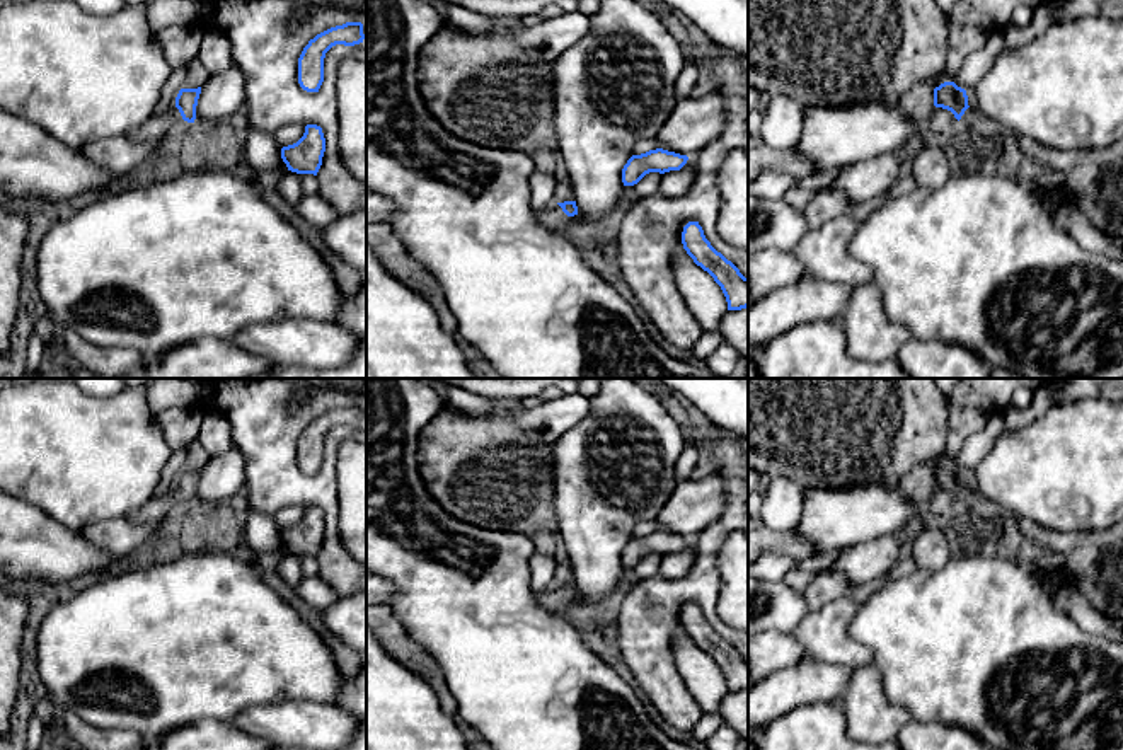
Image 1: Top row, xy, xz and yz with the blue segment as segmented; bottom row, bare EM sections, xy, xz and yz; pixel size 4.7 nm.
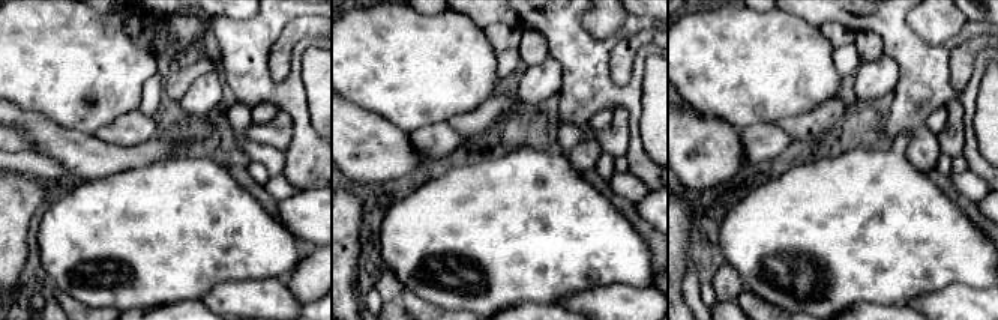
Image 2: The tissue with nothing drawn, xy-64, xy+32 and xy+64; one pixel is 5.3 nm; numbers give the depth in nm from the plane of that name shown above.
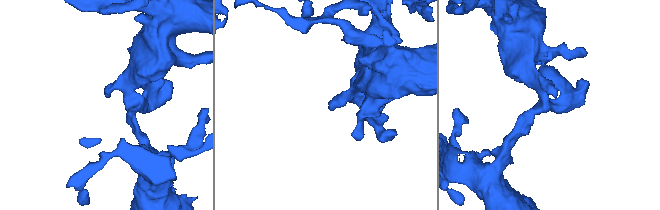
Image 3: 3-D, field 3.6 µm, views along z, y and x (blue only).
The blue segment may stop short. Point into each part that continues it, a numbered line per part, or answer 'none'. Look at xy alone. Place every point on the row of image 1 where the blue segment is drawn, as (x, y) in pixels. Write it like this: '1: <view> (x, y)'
1: xy (162, 128)

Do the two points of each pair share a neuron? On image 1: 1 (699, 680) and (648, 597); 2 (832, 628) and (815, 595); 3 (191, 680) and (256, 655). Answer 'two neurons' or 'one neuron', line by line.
1: two neurons
2: two neurons
3: one neuron

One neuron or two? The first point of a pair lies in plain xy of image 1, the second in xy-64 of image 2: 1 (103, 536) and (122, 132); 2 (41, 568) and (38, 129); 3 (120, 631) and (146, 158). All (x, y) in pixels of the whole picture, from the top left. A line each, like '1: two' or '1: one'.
1: one
2: one
3: two

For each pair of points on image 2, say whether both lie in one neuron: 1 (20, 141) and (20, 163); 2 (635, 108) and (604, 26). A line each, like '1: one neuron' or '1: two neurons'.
1: two neurons
2: two neurons

